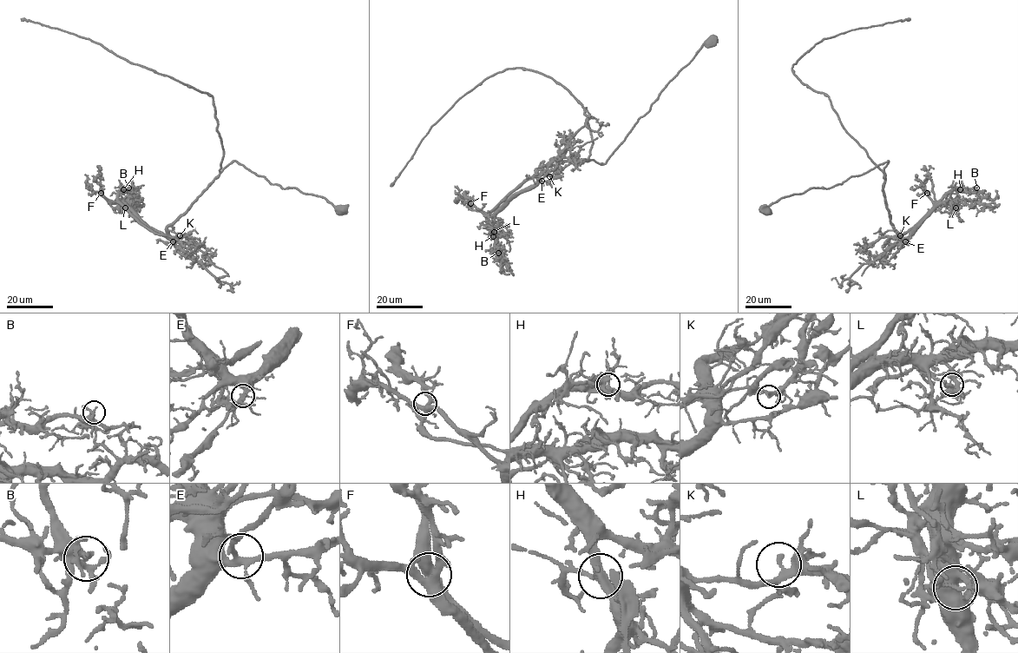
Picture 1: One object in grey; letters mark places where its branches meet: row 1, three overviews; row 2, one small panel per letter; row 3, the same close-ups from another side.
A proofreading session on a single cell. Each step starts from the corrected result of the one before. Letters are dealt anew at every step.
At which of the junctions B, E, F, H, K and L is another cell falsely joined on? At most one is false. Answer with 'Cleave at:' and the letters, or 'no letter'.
Cleave at: L

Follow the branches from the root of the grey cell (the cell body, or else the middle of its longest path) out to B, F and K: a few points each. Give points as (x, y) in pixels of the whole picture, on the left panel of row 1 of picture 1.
B: (342, 212), (325, 198), (272, 184), (232, 161), (166, 234), (158, 234), (119, 201), (119, 191), (128, 187)
F: (342, 212), (325, 198), (272, 184), (236, 161), (166, 234), (154, 234), (101, 193)
K: (342, 212), (325, 198), (272, 184), (232, 161), (167, 227), (171, 236), (180, 235)

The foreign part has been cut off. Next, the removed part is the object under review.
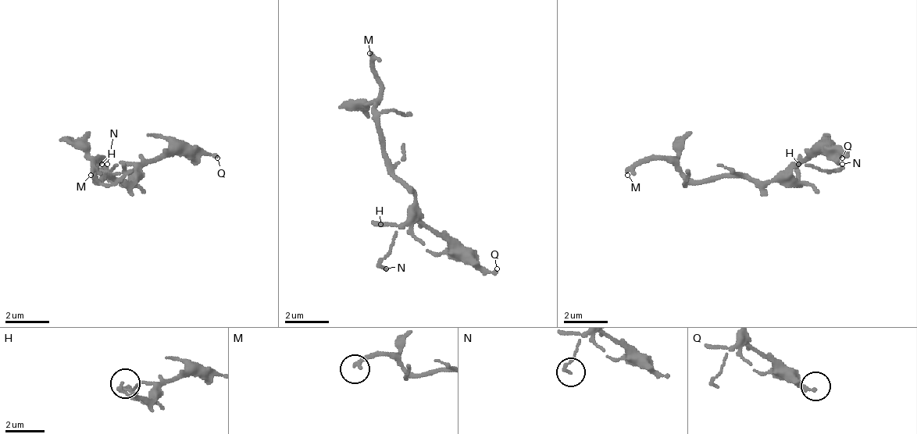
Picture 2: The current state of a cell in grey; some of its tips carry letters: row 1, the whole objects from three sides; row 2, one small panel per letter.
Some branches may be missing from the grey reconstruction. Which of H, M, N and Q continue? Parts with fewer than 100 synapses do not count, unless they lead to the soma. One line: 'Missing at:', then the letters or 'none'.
Missing at: M

